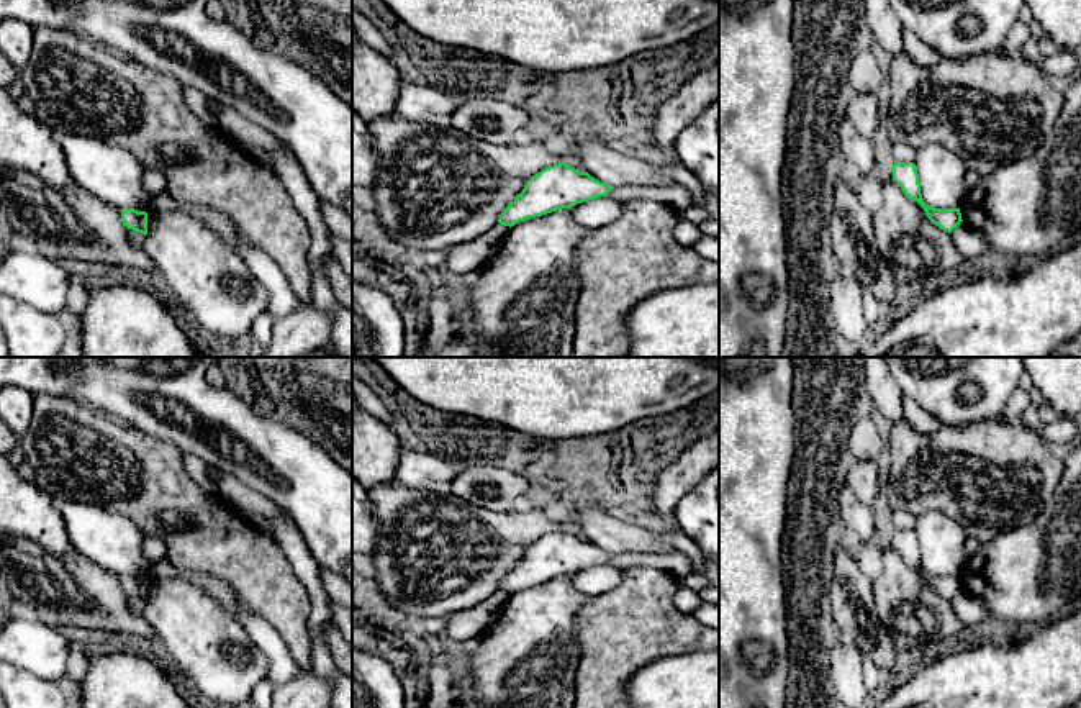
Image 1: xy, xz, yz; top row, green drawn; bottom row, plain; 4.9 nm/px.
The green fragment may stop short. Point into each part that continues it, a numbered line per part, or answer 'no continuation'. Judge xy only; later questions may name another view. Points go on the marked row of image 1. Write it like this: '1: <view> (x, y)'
no continuation

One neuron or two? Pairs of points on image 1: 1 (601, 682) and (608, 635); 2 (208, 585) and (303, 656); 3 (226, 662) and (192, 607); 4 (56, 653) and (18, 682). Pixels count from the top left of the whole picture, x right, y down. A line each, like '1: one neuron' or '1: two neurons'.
1: one neuron
2: two neurons
3: one neuron
4: two neurons

